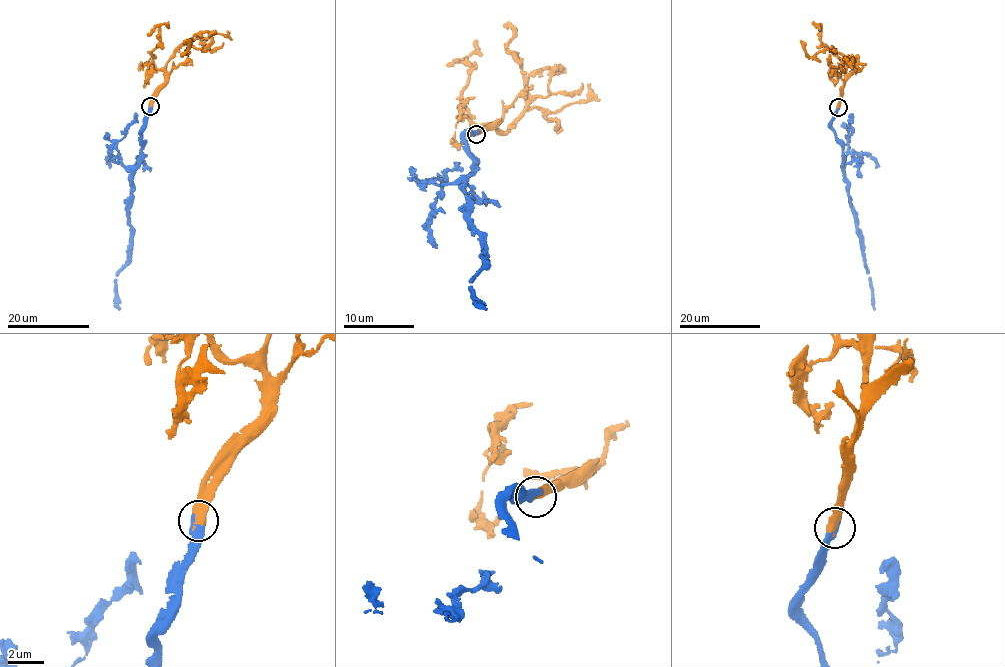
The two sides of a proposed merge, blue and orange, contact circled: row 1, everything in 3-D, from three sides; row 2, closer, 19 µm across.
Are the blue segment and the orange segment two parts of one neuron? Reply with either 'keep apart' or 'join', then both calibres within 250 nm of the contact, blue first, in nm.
join; 280 nm thick on the blue side, 550 nm on the other

